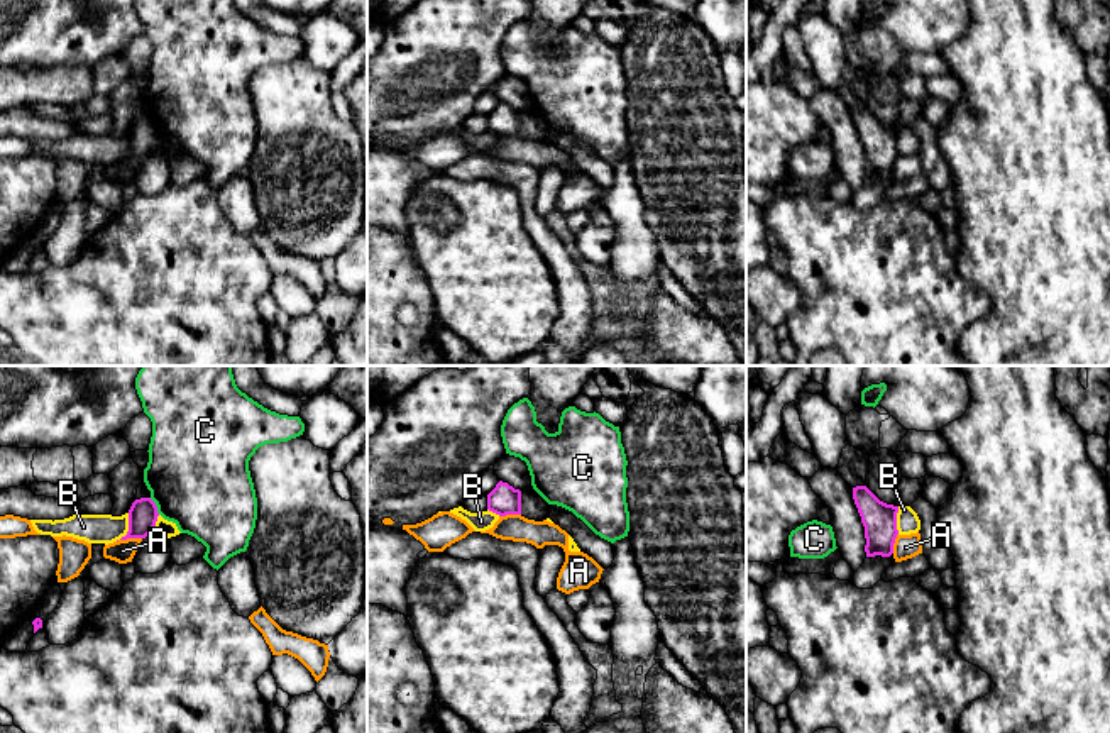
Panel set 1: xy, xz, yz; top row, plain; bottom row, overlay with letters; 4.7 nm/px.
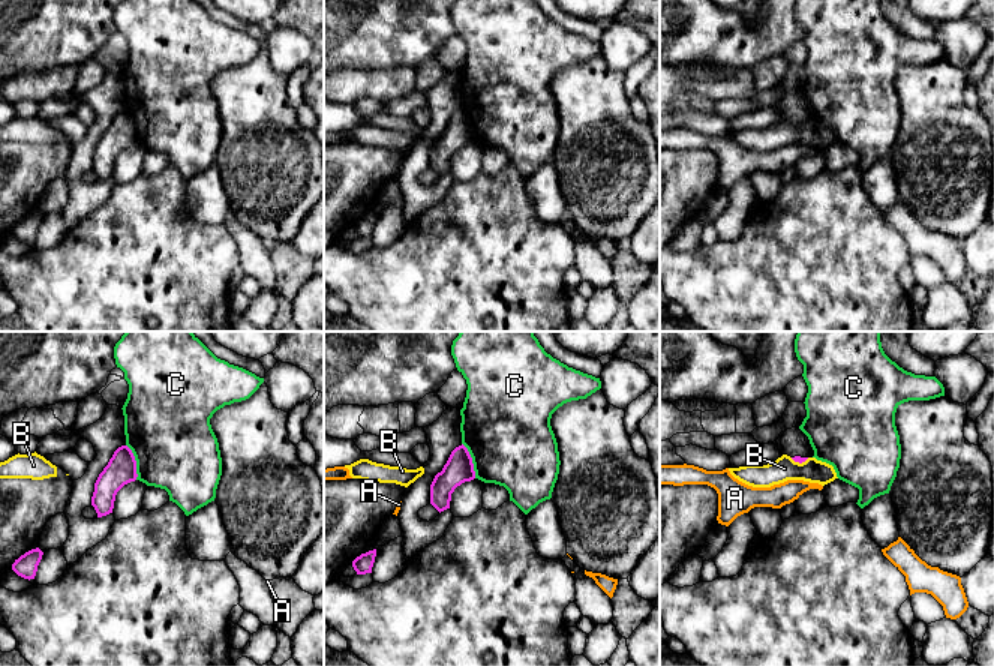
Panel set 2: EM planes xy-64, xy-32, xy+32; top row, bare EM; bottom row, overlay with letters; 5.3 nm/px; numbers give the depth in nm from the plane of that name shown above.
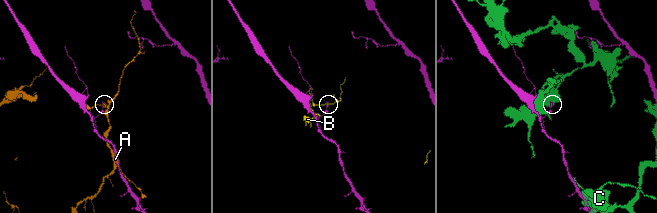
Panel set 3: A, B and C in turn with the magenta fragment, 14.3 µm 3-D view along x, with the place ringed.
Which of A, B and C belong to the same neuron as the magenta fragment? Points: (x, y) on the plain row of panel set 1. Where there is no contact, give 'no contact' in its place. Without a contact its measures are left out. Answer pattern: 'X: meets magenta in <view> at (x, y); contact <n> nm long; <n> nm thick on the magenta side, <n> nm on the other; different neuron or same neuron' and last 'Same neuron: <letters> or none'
A: meets magenta in xy at (129, 158); contact 120 nm long; 140 nm thick on the magenta side, 110 nm on the other; different neuron
B: meets magenta in xy at (129, 149); contact 150 nm long; 140 nm thick on the magenta side, 140 nm on the other; different neuron
C: meets magenta in xy at (156, 127); contact 90 nm long; 140 nm thick on the magenta side, 480 nm on the other; different neuron
Same neuron: none

